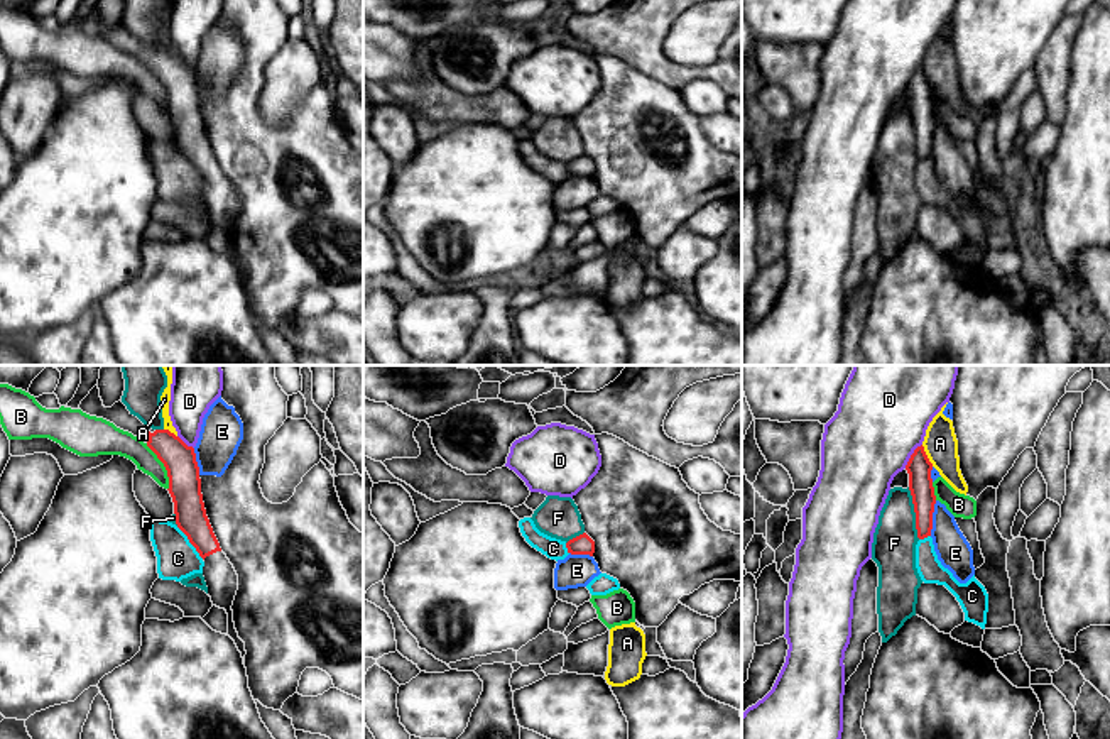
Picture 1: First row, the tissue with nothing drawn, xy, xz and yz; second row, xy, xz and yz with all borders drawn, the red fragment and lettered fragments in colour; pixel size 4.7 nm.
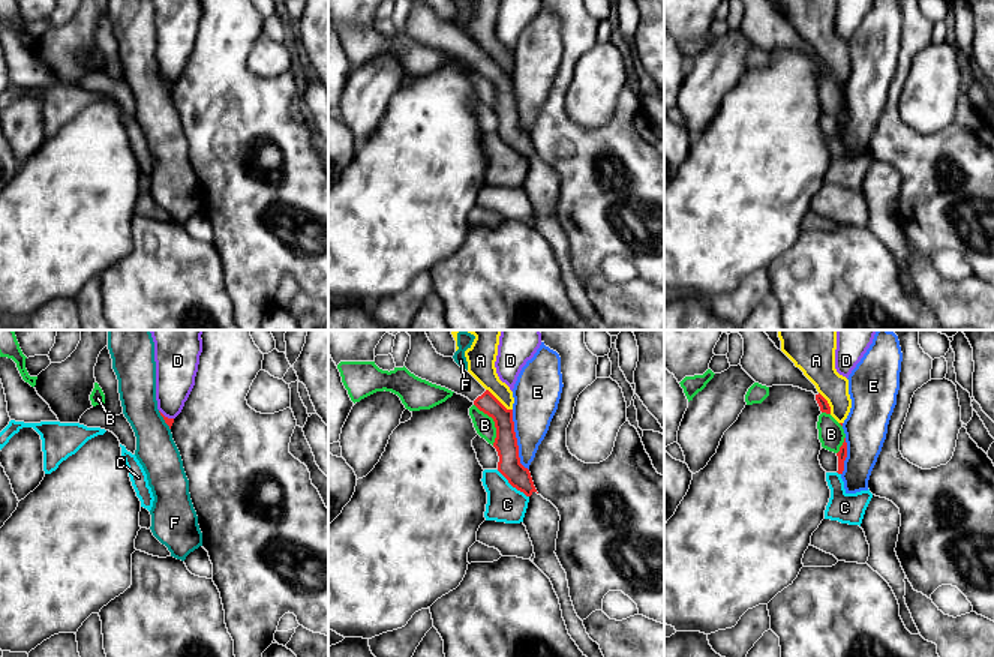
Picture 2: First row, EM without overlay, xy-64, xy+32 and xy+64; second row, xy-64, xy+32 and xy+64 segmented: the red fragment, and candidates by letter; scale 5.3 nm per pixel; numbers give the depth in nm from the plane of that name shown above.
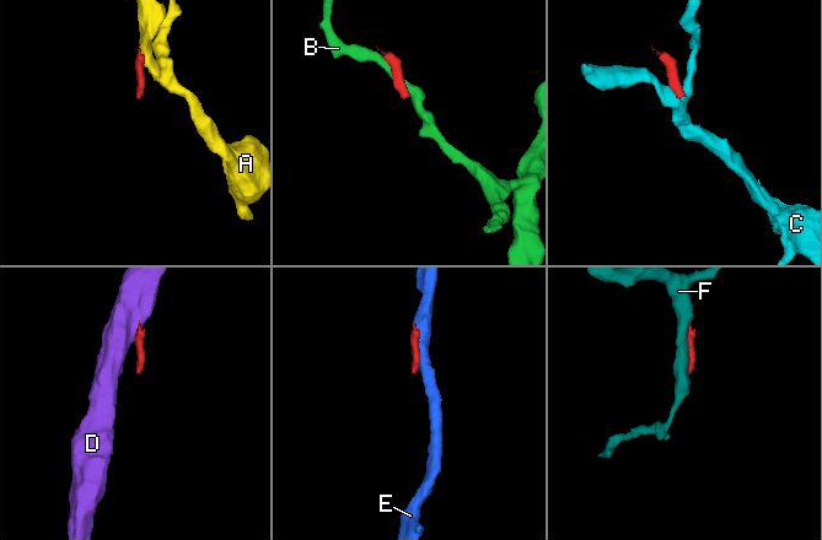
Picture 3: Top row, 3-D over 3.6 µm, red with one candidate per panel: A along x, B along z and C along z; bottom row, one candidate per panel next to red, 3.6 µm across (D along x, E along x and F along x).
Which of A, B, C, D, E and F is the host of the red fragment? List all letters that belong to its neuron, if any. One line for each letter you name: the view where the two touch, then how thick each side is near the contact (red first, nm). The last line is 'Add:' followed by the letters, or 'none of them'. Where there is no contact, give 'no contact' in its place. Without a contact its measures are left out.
Add: none of them

